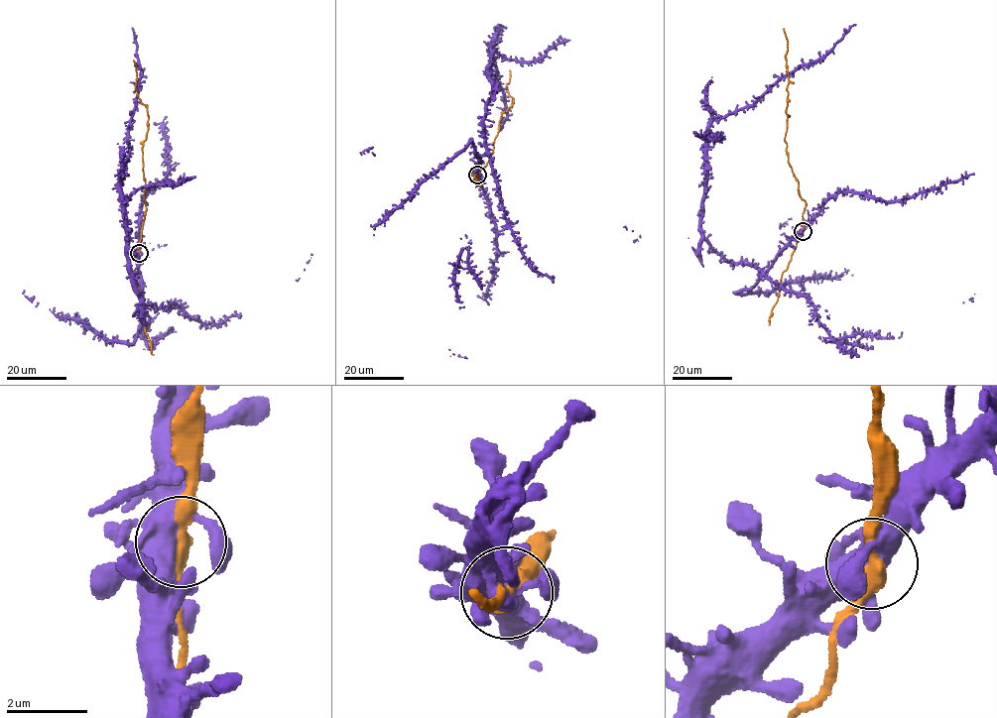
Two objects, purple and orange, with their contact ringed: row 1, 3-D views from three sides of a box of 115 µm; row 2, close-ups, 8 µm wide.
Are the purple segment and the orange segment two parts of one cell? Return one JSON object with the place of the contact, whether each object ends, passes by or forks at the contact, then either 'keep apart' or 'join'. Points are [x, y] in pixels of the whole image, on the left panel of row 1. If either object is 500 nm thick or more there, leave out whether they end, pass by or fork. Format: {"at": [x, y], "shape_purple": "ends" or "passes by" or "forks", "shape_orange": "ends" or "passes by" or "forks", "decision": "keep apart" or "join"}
{"at": [139, 253], "decision": "join"}

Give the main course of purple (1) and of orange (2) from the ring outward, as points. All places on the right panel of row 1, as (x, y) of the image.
1: (803, 230), (761, 269), (728, 262), (714, 250), (700, 226), (708, 128), (823, 57), (855, 24)
2: (803, 230), (806, 201), (800, 195), (798, 180), (788, 162), (785, 141), (788, 75), (787, 43), (783, 28)

